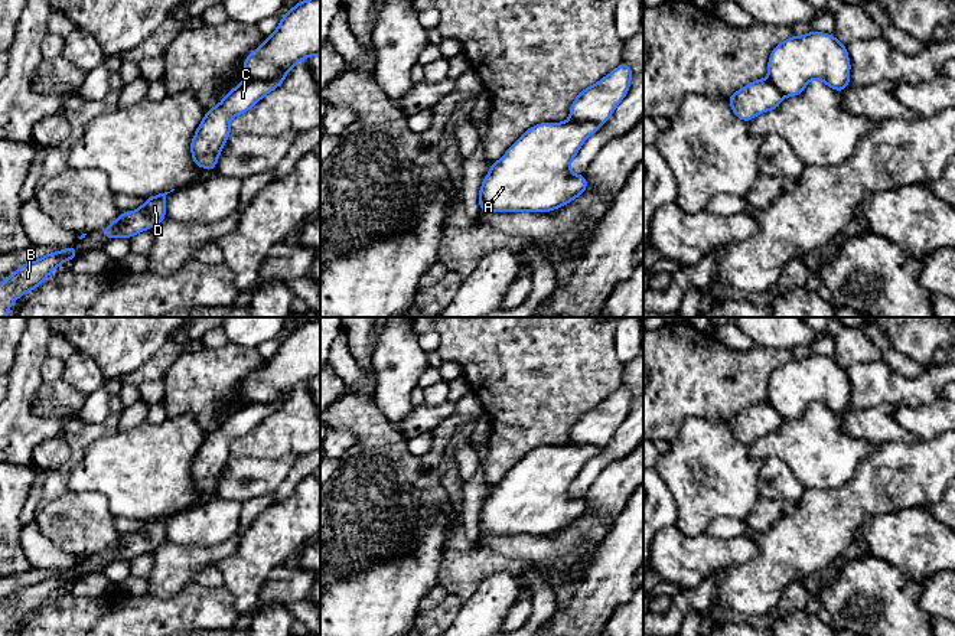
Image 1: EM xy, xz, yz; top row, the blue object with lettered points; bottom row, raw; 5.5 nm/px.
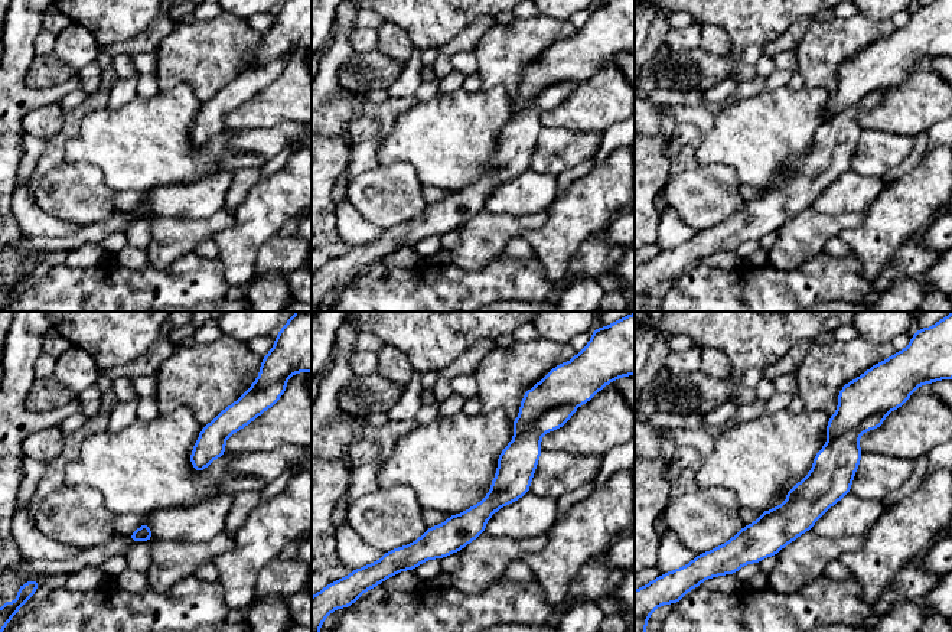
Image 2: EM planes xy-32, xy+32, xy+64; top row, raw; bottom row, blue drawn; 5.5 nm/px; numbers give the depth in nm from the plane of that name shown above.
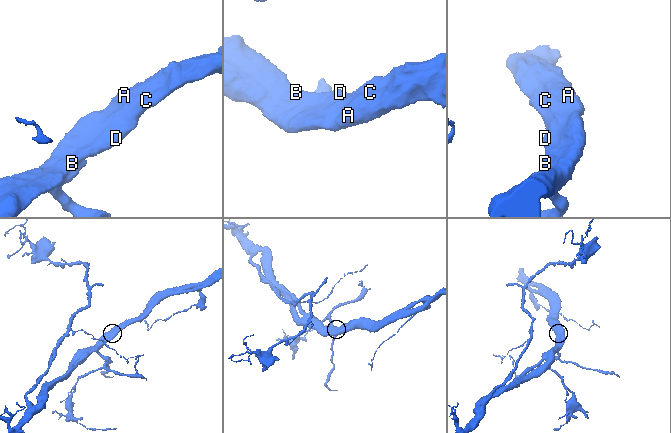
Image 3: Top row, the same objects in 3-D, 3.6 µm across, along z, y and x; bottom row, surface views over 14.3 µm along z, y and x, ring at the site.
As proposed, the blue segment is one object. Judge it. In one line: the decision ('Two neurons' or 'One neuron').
One neuron

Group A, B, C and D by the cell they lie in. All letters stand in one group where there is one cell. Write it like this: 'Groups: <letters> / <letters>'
Groups: A B C D

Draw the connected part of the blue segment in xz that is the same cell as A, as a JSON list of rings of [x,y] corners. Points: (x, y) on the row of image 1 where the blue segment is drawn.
[[[622,62],[576,97],[565,123],[527,130],[490,164],[479,192],[480,211],[550,212],[584,193],[586,176],[570,172],[571,160],[626,97],[630,79],[630,65]]]

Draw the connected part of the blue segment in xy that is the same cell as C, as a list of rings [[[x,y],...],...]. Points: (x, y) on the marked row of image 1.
[[[303,0],[280,19],[276,32],[265,37],[265,42],[252,50],[244,62],[244,81],[231,89],[214,108],[208,110],[190,143],[192,159],[196,166],[214,170],[231,128],[229,123],[235,115],[251,110],[263,97],[283,84],[287,72],[309,56],[320,56],[320,0]]]

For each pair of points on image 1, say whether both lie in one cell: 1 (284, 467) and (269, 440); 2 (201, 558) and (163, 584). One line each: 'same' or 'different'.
1: different
2: same

